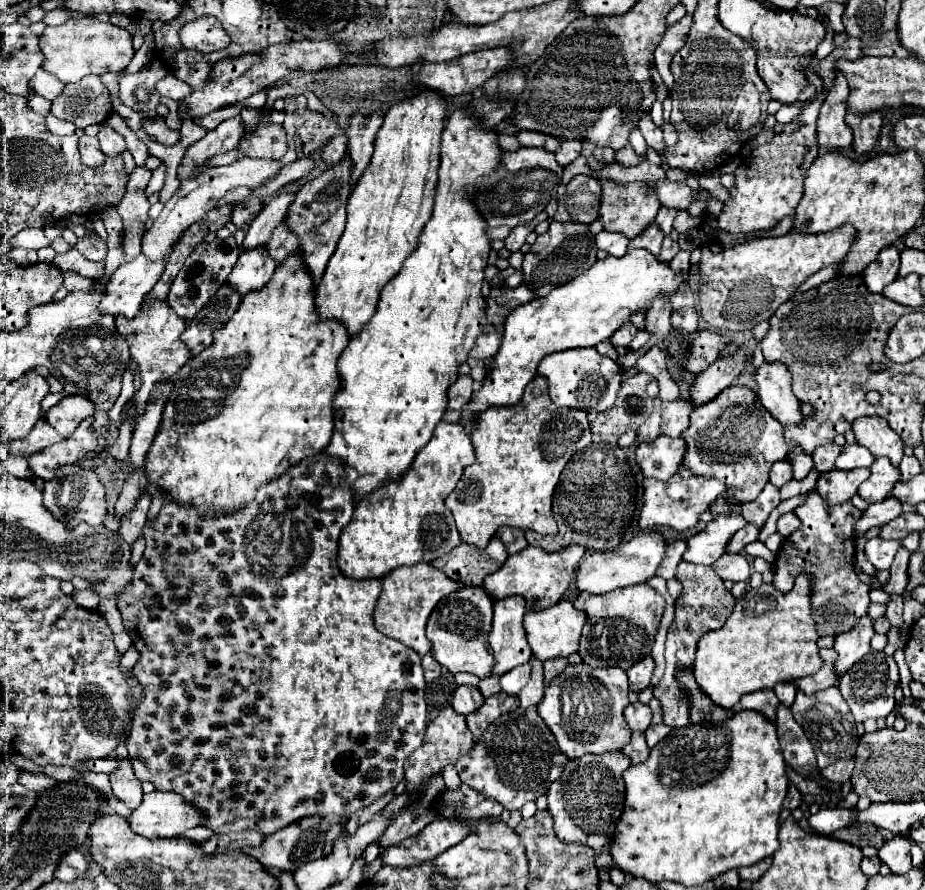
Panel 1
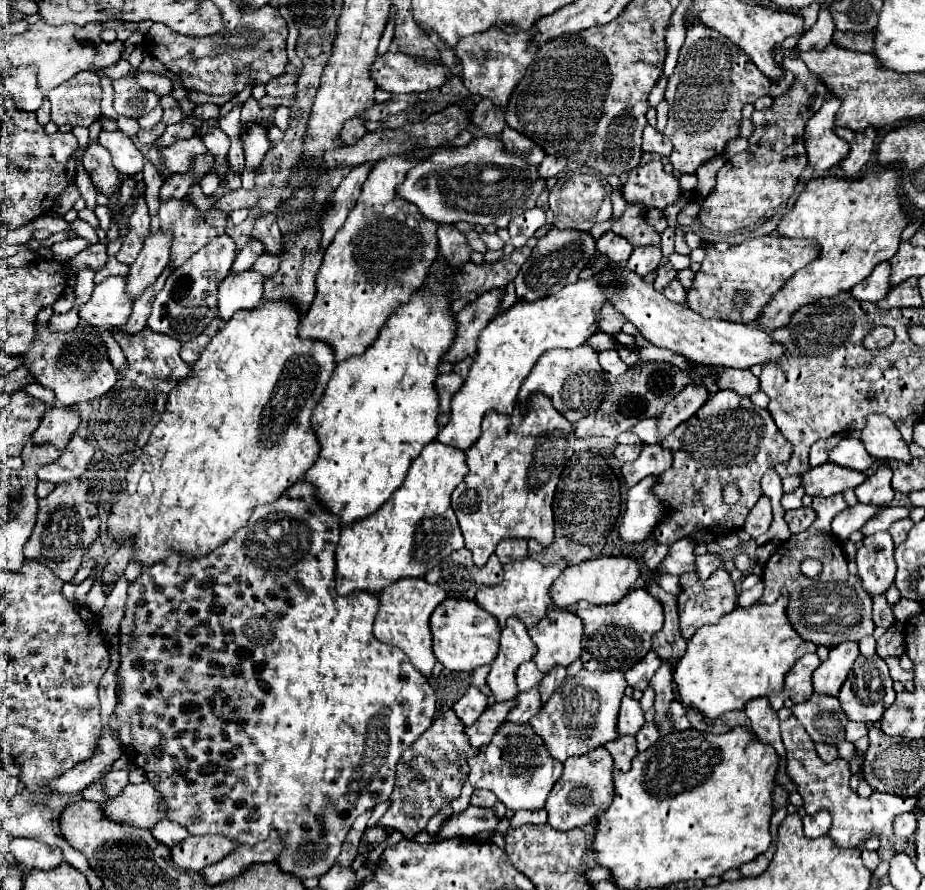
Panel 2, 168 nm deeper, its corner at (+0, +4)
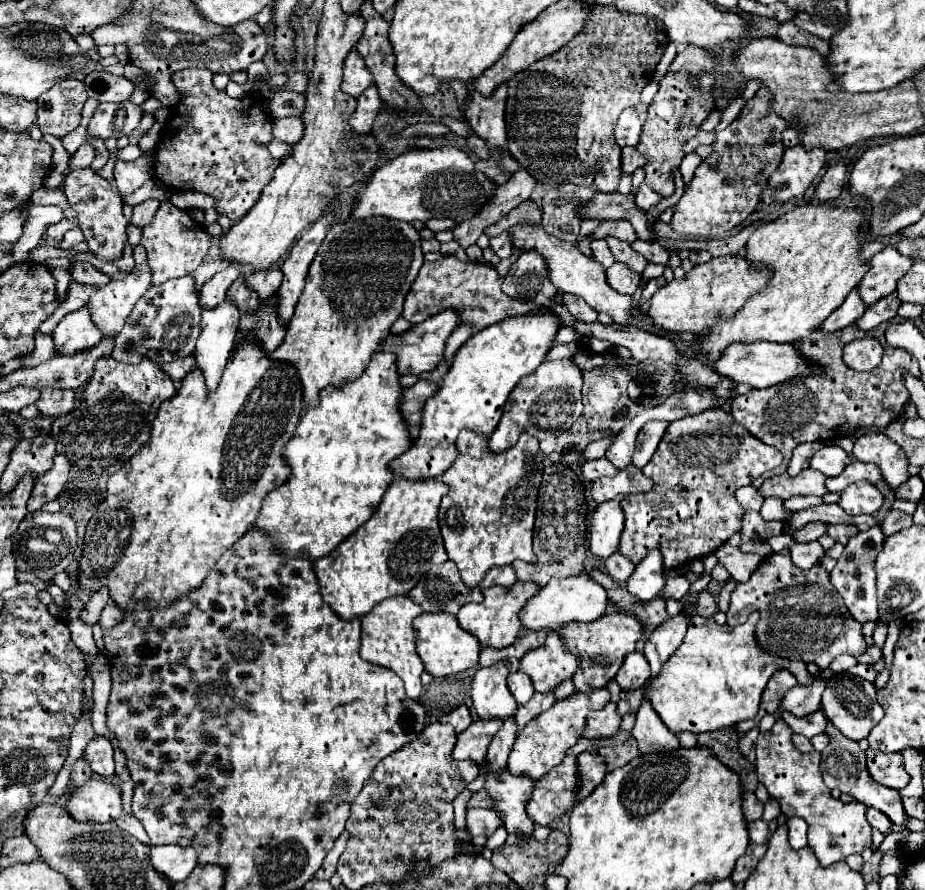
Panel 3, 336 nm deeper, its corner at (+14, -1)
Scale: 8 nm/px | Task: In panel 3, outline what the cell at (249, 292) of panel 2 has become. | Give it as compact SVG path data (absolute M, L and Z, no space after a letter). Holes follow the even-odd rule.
M223 301L215 309L203 309L201 335L197 339L193 357L195 367L201 369L209 391L217 389L227 359L235 347L239 325L239 309L231 301Z

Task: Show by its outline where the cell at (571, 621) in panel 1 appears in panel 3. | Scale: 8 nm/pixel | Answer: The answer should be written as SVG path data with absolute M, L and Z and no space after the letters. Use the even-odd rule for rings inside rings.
M551 631L545 647L527 653L521 659L519 669L531 677L535 691L549 693L565 679L573 677L573 671L577 671L577 659L563 649L559 633Z

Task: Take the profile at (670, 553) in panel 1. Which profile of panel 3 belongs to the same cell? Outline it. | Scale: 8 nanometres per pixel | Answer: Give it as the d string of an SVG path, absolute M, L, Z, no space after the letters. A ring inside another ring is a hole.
M613 553L605 561L605 569L607 569L607 573L609 573L611 579L615 579L615 581L627 581L629 575L633 573L635 565L629 559L625 559L621 553Z

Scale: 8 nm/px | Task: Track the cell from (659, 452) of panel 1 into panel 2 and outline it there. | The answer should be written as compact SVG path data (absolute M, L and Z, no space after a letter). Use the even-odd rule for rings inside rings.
M645 444L639 458L633 462L627 462L627 466L621 468L623 478L629 486L635 486L647 476L659 476L671 466L671 450L663 450L661 444Z

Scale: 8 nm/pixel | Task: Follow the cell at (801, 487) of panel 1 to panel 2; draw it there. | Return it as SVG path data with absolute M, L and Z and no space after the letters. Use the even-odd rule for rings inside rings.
M797 488L795 492L785 494L785 496L781 498L781 506L783 506L785 510L791 510L791 508L799 508L799 506L803 506L803 504L801 504L803 494L805 494L804 488Z

